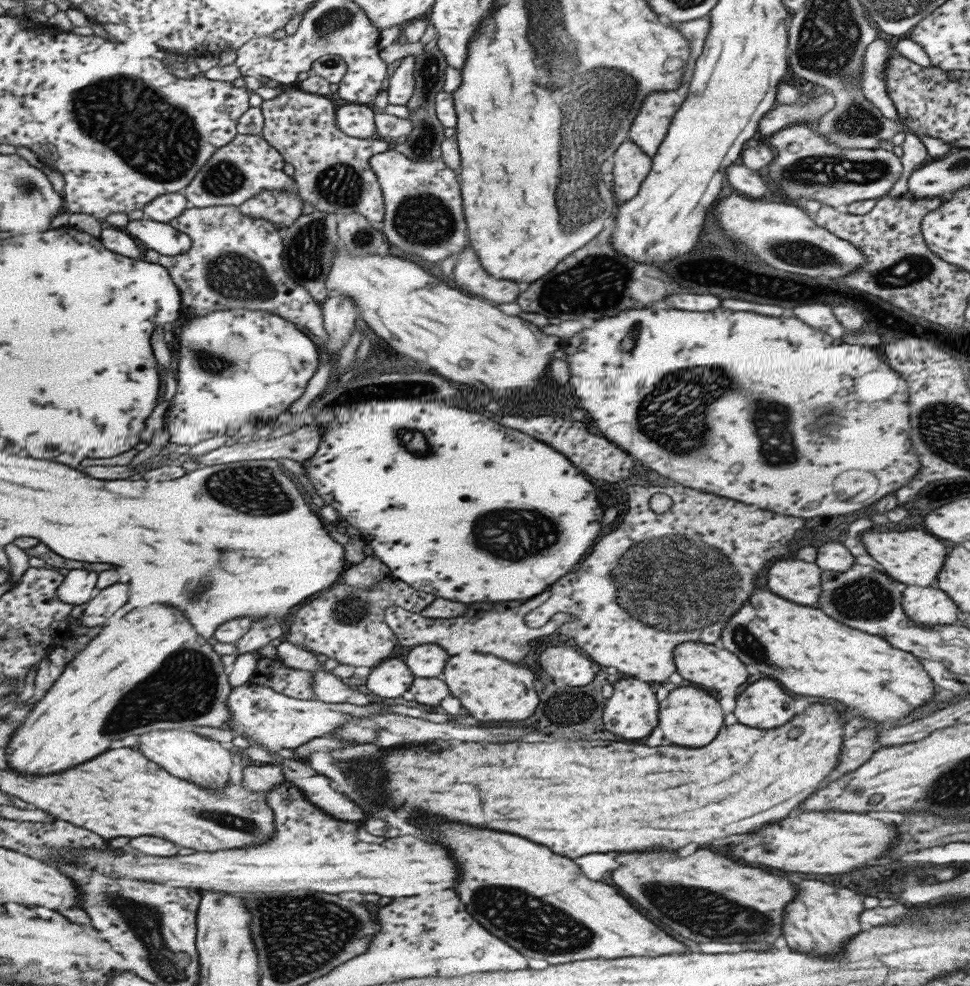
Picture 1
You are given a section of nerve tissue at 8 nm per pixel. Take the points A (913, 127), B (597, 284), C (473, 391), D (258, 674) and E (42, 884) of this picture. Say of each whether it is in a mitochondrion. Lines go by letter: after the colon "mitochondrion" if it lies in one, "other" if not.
A: other
B: mitochondrion
C: other
D: other
E: other

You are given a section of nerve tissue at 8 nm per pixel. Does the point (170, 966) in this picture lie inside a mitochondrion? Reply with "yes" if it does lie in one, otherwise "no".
yes

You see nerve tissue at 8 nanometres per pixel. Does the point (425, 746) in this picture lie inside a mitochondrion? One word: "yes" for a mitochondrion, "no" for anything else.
no

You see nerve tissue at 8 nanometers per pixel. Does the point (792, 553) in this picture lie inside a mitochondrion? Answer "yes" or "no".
no

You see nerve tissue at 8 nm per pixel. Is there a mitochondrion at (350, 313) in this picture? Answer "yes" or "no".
no

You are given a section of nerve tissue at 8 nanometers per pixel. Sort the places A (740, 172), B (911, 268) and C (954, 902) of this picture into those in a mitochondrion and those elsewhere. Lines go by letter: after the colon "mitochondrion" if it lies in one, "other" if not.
A: other
B: mitochondrion
C: other

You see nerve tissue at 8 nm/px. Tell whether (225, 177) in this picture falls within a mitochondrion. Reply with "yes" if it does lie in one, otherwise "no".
yes

